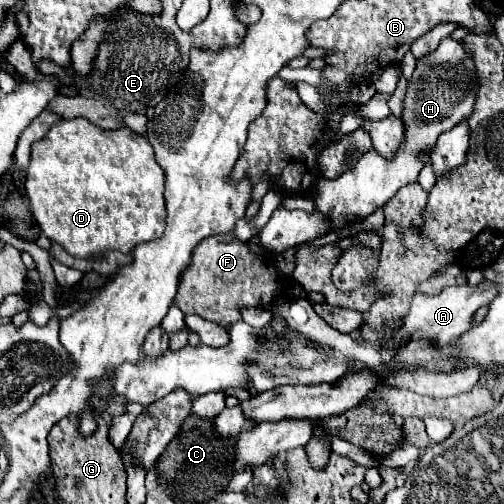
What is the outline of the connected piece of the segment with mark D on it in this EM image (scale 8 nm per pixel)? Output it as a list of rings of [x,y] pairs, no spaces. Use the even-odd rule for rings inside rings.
[[[73,118],[73,120],[59,120],[57,124],[51,126],[51,132],[47,132],[47,136],[41,140],[41,144],[35,144],[33,154],[31,154],[31,164],[27,168],[27,180],[25,180],[25,190],[31,202],[31,212],[33,218],[37,220],[39,228],[43,230],[43,234],[61,244],[71,256],[75,258],[83,258],[83,260],[91,260],[91,262],[99,262],[107,250],[119,250],[123,254],[129,254],[137,244],[147,242],[147,240],[155,240],[157,236],[163,234],[163,222],[165,222],[165,200],[163,200],[163,170],[159,168],[159,164],[155,162],[155,154],[151,144],[145,140],[145,136],[139,136],[135,132],[131,132],[129,128],[119,128],[119,130],[103,130],[95,124],[91,124],[85,118]]]

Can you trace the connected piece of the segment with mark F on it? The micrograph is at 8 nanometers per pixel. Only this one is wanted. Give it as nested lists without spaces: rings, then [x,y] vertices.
[[[231,234],[211,236],[193,250],[189,266],[179,276],[173,304],[183,314],[197,314],[229,330],[241,320],[241,308],[255,308],[261,304],[261,298],[265,298],[265,306],[269,306],[281,284],[283,278],[277,274],[271,254],[265,258],[257,256],[247,248],[247,244],[237,242]]]

